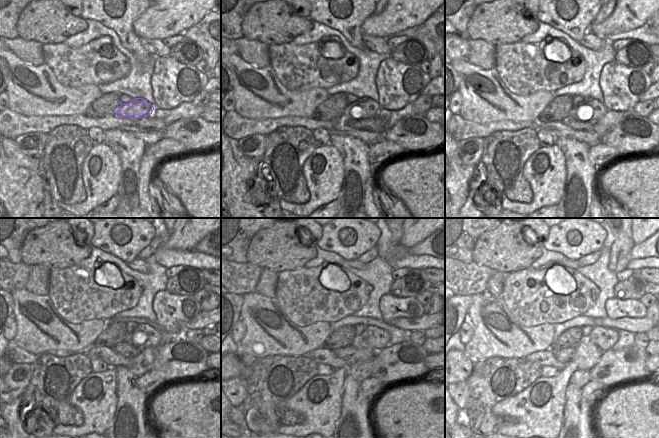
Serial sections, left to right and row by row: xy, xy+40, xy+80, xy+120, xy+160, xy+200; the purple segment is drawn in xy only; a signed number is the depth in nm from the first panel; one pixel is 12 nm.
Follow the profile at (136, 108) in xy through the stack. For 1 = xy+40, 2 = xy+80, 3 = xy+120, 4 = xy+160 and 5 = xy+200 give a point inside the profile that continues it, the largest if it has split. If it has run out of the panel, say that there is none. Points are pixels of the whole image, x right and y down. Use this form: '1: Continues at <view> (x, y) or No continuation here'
1: Continues at xy+40 (369, 108)
2: Continues at xy+80 (595, 109)
3: Continues at xy+120 (152, 338)
4: Continues at xy+160 (376, 338)
5: Continues at xy+200 (604, 338).

